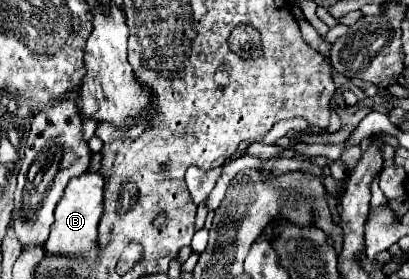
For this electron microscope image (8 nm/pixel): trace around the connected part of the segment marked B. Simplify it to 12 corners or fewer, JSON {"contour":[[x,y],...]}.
{"contour":[[99,173],[69,181],[45,249],[87,259],[99,255],[103,215]]}

